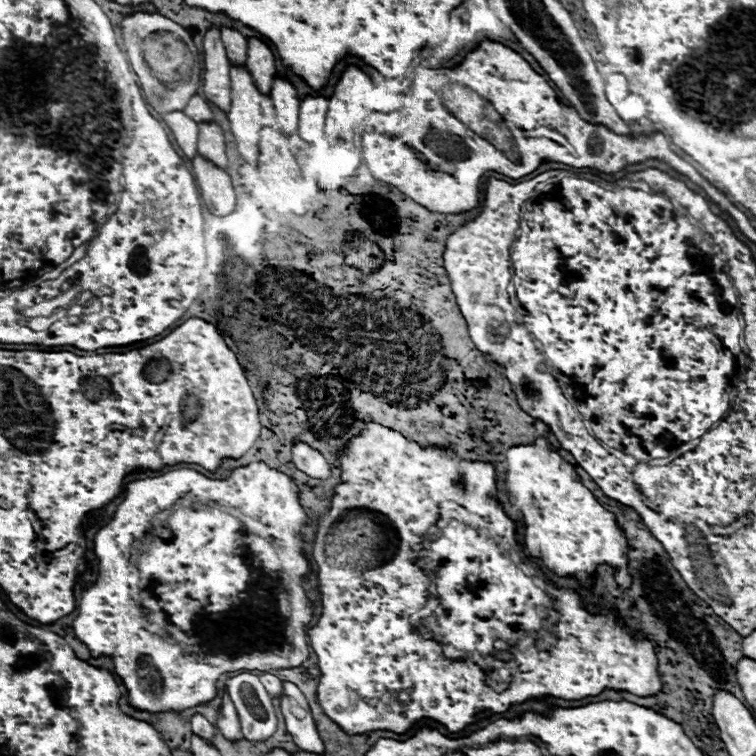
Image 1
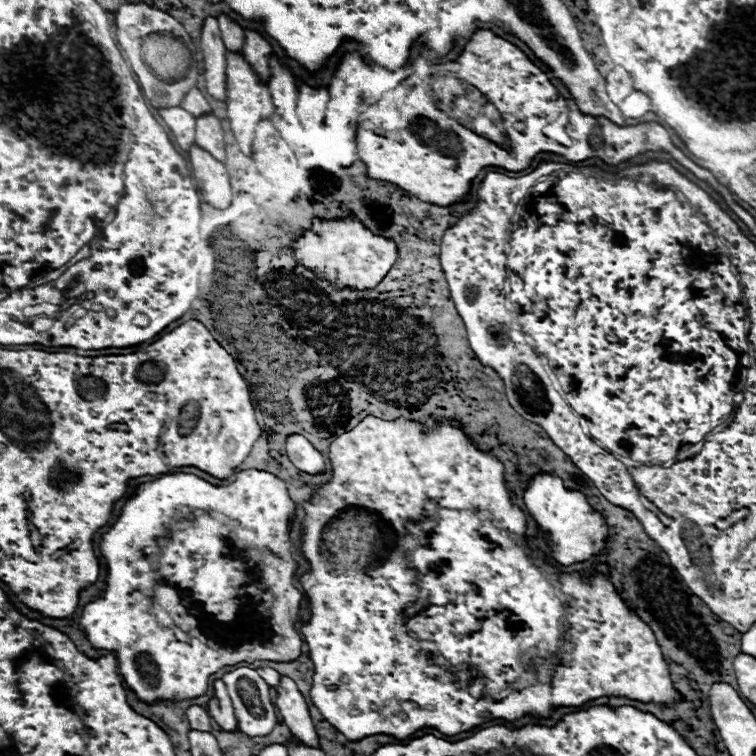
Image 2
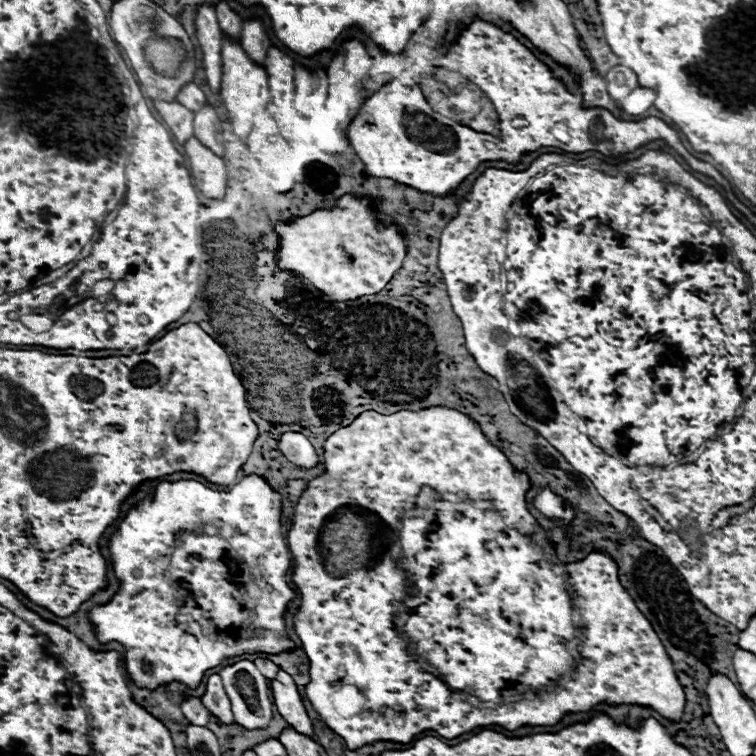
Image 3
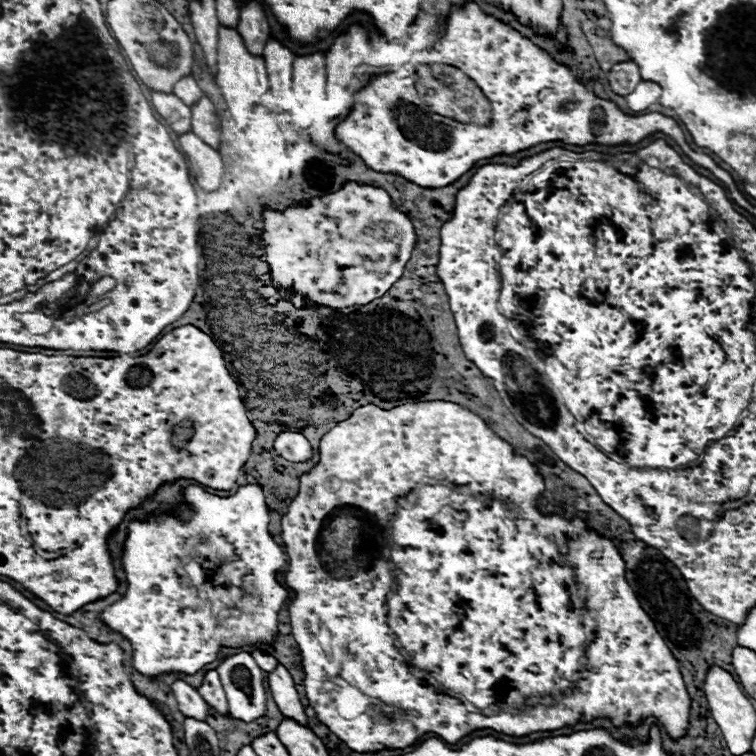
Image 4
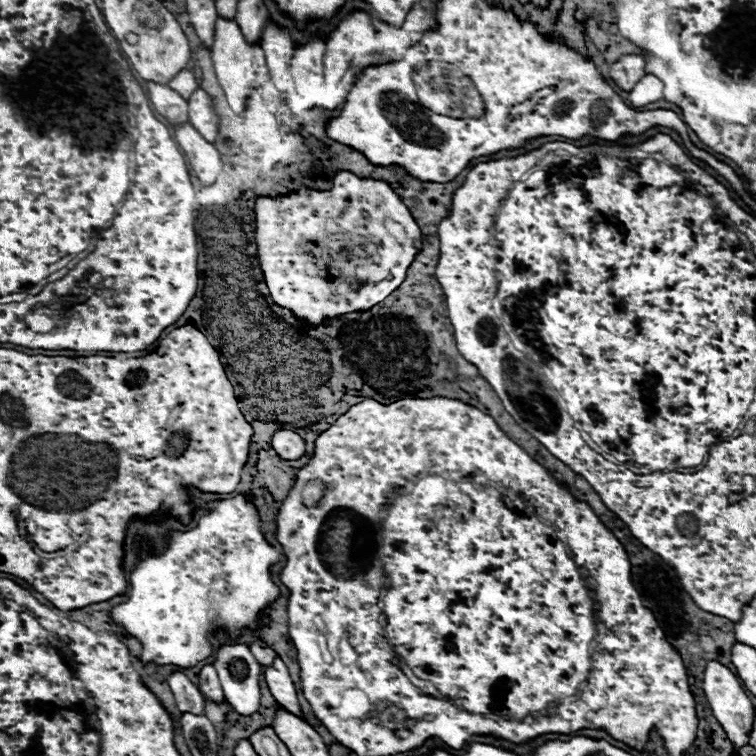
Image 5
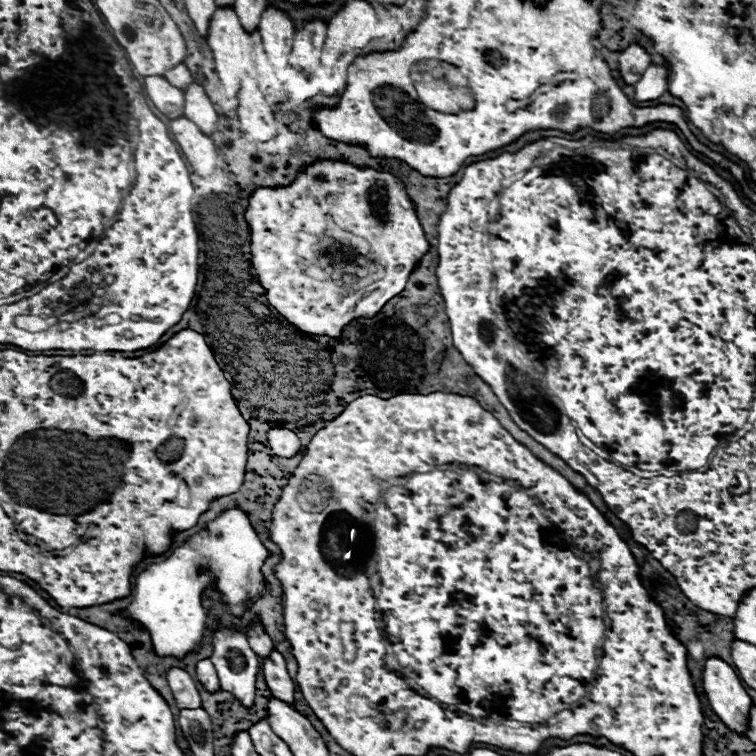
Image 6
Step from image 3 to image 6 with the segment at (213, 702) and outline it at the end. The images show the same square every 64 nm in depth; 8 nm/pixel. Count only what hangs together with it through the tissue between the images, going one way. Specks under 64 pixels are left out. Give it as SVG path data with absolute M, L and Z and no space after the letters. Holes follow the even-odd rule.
M200 660L196 666L196 674L198 674L198 682L204 686L204 690L208 688L208 692L218 692L220 690L220 682L218 682L218 674L216 668L212 666L210 660Z

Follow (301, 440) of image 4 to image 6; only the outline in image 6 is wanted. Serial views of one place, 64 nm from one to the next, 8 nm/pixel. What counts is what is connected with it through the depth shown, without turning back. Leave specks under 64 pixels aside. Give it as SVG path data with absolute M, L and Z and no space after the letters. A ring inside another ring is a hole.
M272 428L268 432L268 446L282 458L292 458L300 452L300 438L286 428Z

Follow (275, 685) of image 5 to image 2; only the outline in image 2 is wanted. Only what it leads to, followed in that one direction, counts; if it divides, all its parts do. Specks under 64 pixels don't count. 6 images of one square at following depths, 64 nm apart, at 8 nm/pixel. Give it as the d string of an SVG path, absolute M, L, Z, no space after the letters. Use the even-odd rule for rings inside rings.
M280 678L280 686L276 688L276 706L284 718L288 730L296 736L296 740L308 748L320 748L314 722L310 718L306 698L300 694L296 682L290 678Z

